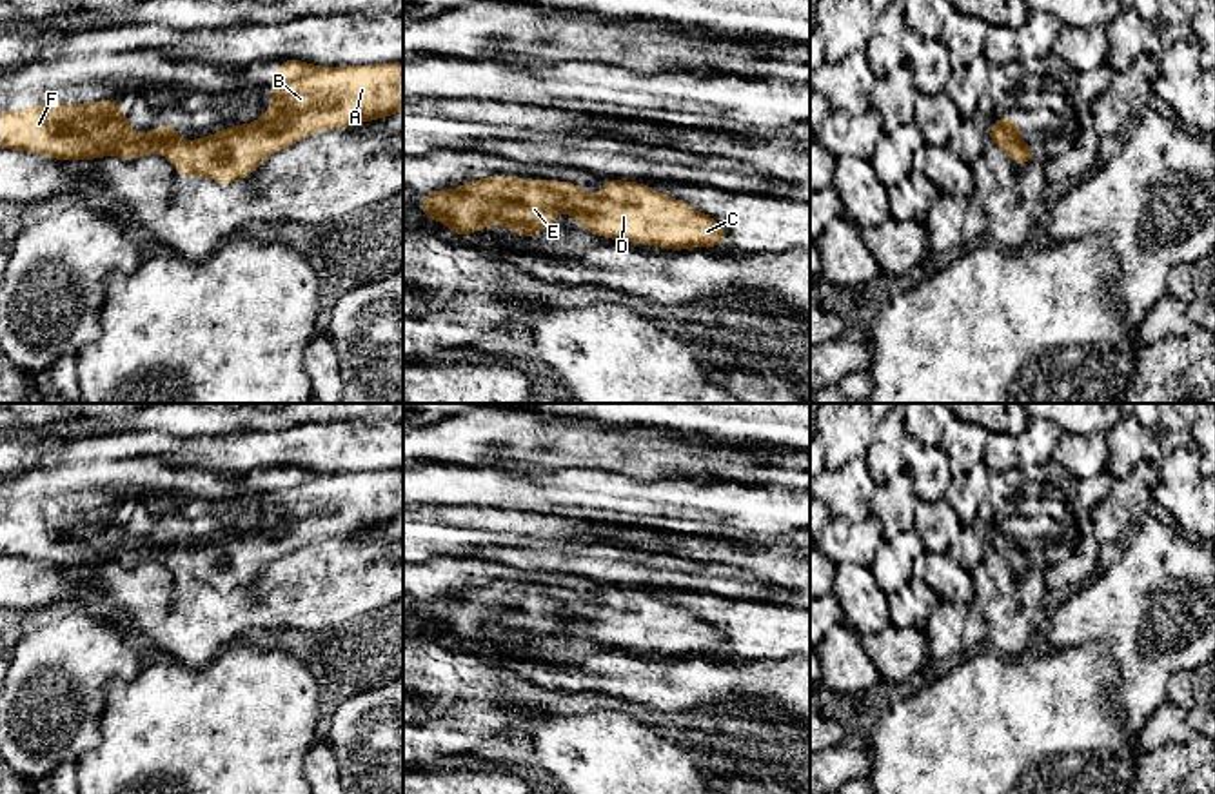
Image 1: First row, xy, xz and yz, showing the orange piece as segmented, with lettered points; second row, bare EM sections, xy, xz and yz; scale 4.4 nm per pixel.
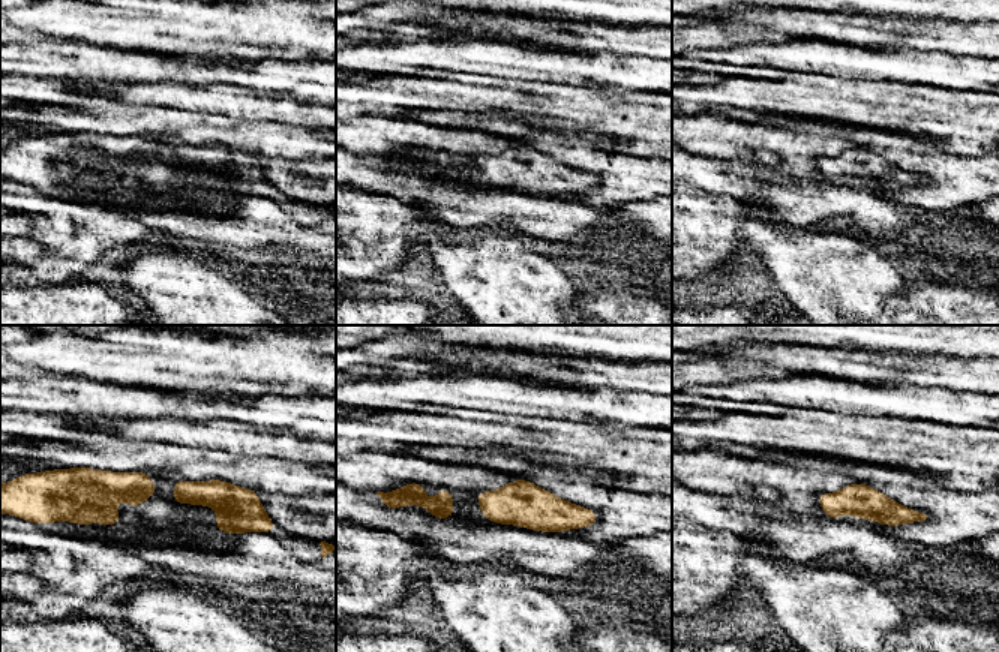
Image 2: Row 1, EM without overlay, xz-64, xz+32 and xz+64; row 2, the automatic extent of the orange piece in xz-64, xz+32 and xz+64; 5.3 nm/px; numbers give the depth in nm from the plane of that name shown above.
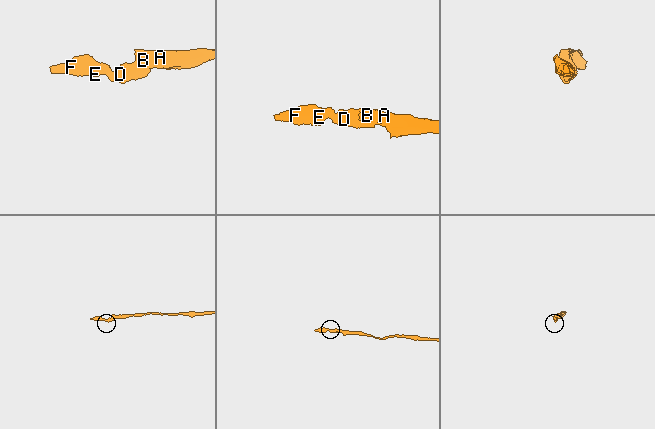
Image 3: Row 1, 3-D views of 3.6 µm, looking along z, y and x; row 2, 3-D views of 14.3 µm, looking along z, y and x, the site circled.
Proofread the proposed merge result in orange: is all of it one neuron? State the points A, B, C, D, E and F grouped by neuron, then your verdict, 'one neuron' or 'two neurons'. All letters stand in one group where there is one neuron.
A B C D E F; one neuron

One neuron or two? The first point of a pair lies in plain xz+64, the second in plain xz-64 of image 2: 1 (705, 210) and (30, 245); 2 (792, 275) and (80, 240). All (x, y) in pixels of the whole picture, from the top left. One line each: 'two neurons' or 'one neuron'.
1: two neurons
2: two neurons

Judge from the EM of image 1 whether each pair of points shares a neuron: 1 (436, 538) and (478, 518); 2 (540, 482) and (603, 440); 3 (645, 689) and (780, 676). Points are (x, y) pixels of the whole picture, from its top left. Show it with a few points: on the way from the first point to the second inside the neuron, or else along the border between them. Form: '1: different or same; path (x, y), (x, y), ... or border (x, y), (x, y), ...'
1: same; path (442, 526), (447, 520), (465, 520)
2: different; border (513, 467), (565, 471)
3: same; path (678, 684), (747, 682)

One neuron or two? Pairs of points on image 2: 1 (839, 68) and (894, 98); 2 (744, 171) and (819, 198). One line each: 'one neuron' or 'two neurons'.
1: two neurons
2: one neuron

